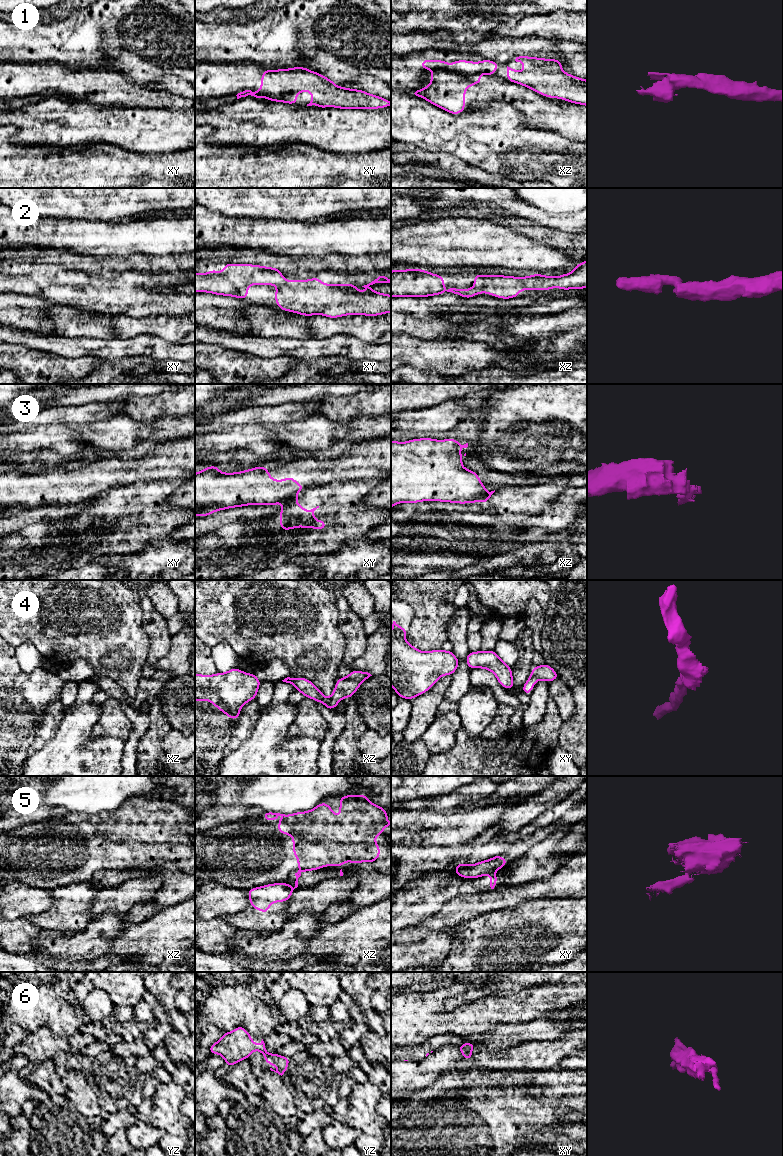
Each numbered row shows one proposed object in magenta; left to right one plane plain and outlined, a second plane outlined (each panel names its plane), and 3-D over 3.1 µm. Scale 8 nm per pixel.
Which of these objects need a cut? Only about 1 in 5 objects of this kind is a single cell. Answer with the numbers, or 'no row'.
1, 3, 5, 6

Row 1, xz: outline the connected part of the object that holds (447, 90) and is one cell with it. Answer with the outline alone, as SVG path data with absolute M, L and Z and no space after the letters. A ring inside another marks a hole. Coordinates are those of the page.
M435 71L430 80L429 86L414 94L454 115L465 111L465 90L483 82L480 77L464 77L448 71Z

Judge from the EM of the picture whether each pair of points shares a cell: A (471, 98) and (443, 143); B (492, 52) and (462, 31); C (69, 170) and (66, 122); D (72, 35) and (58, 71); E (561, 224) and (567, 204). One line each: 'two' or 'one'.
A: two
B: two
C: two
D: two
E: two

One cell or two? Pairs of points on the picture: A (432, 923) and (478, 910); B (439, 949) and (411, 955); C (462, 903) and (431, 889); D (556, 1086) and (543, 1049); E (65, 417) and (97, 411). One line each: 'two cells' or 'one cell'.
A: one cell
B: one cell
C: two cells
D: two cells
E: one cell

